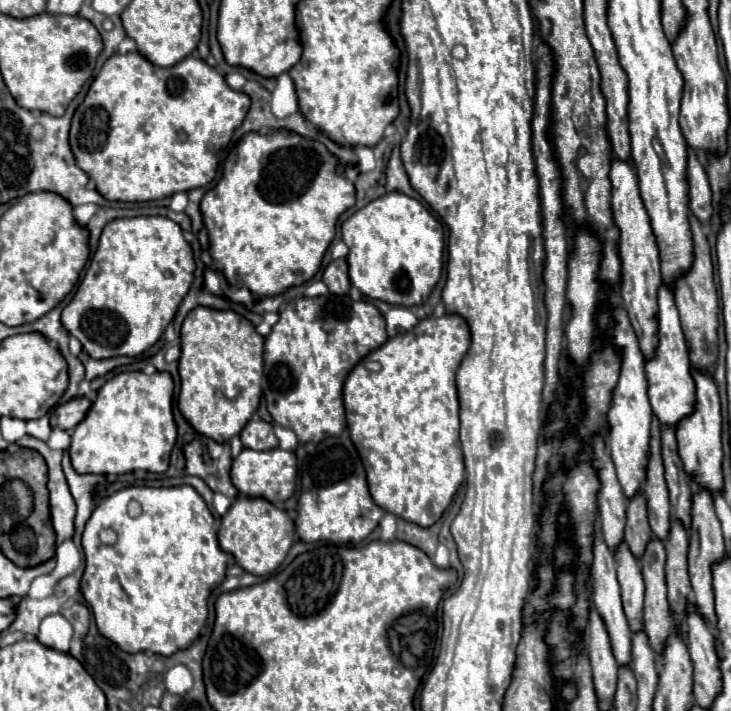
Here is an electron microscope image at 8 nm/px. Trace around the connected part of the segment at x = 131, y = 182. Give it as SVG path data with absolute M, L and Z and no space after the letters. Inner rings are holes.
M136 51L126 53L126 55L112 55L112 57L106 59L100 73L94 77L84 101L74 111L72 127L70 127L70 147L72 147L72 153L74 153L76 165L96 183L96 191L104 199L108 199L108 201L130 201L130 203L164 199L164 197L172 197L174 193L180 193L180 191L192 191L192 189L204 187L214 179L216 169L218 169L218 153L216 151L222 151L230 143L234 129L244 121L244 117L248 113L248 103L250 103L248 95L244 95L242 91L232 91L226 85L224 77L220 73L216 73L210 65L206 65L202 59L186 57L178 65L164 69L164 67L154 67L142 55L138 55Z

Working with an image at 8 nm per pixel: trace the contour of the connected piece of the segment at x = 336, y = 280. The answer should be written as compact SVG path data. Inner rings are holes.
M346 259L332 261L322 275L322 281L330 289L332 295L346 295L350 291L350 279L348 279L348 265Z

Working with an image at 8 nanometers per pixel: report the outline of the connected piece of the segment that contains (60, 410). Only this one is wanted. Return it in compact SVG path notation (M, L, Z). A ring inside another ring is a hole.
M80 397L58 405L52 411L52 415L50 415L52 429L64 429L64 431L74 429L84 419L88 407L90 407L90 401L88 399L80 399Z

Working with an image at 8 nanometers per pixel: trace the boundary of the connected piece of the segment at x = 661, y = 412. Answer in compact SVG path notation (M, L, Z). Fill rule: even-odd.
M668 287L658 289L658 345L654 349L654 355L644 359L644 373L648 381L648 397L652 403L654 413L658 415L660 423L664 425L676 425L676 419L680 415L688 415L692 411L692 399L694 399L694 379L690 375L690 361L686 351L686 339L680 327L680 317L674 305L674 297L668 291Z

